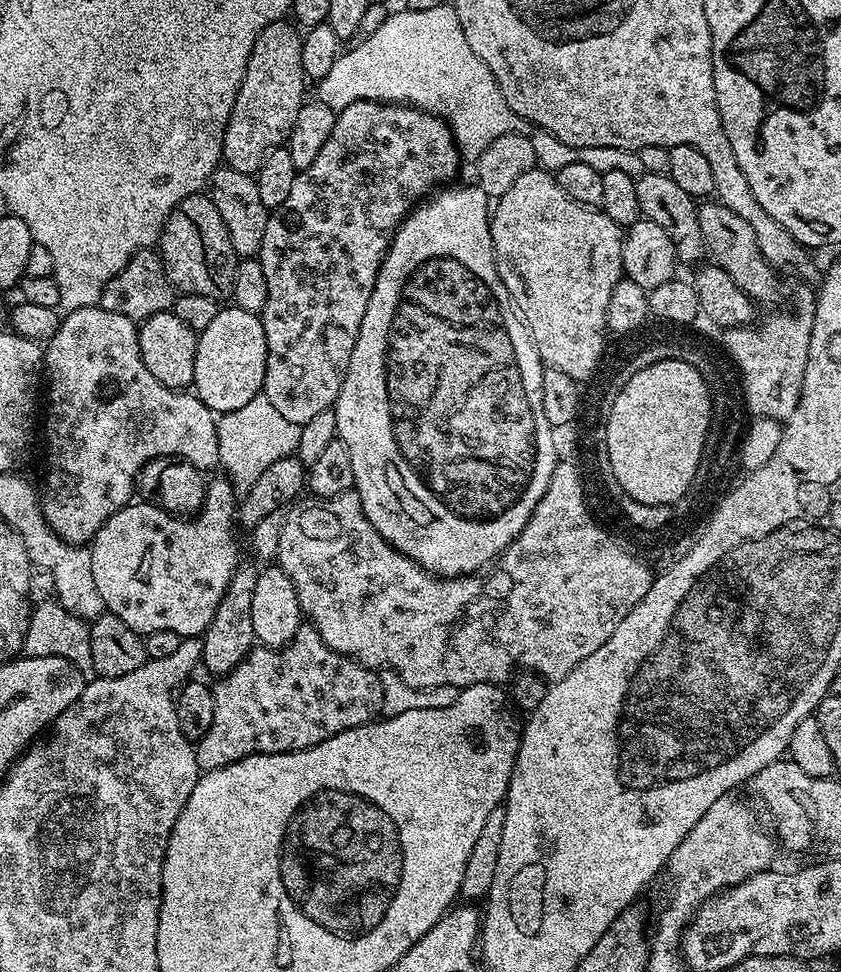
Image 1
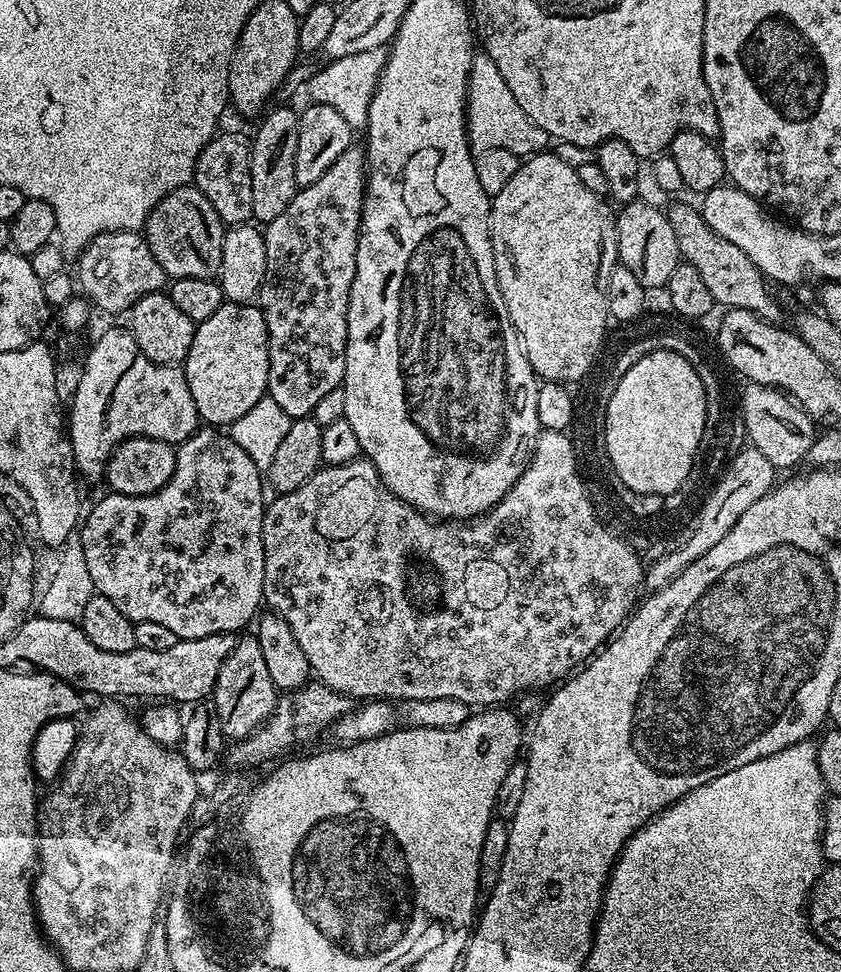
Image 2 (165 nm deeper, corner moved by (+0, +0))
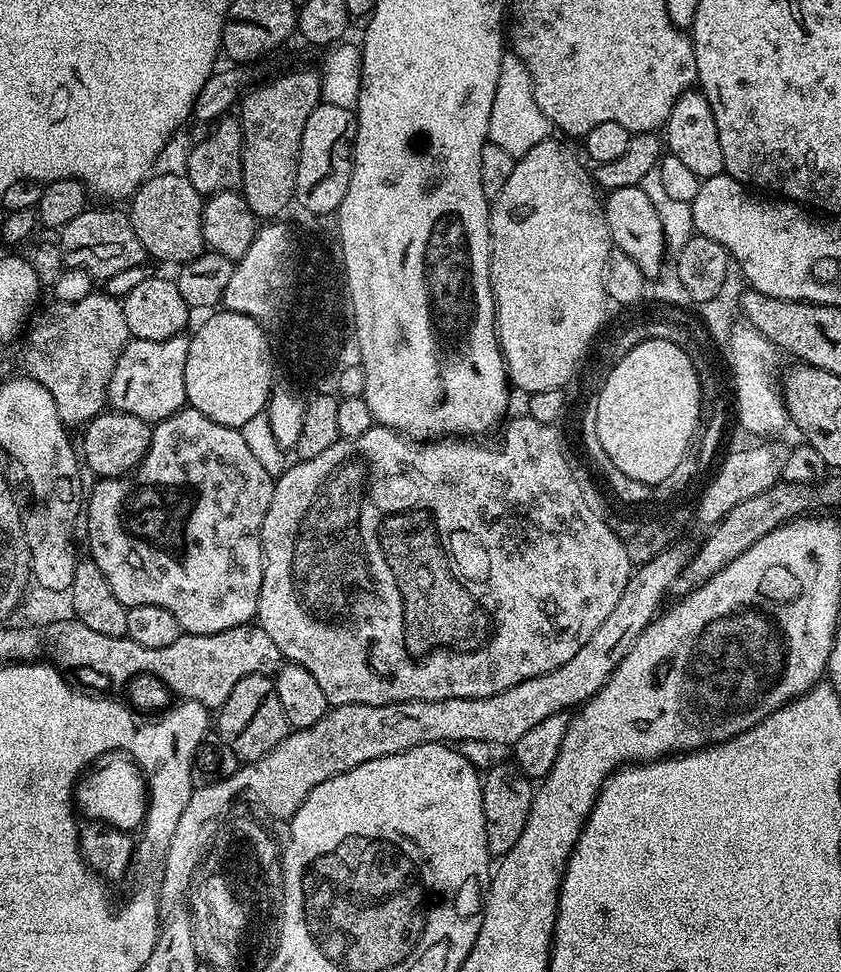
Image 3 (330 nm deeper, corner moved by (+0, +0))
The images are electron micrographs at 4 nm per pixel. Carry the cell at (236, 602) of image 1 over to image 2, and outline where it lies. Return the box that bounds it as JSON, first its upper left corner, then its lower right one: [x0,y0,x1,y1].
[210,635,278,742]

